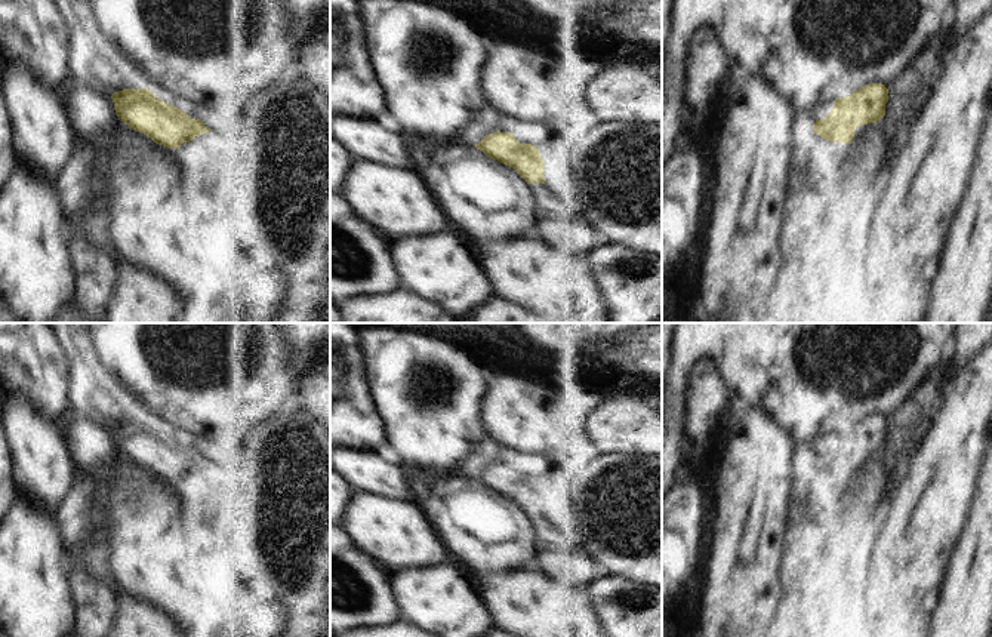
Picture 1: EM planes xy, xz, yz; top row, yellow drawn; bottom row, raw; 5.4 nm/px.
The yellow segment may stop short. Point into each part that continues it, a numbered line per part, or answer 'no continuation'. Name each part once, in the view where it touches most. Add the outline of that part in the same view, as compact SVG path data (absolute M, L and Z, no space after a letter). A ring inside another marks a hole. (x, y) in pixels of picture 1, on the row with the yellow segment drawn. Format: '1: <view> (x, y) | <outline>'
1: xz (569, 83) | M573 44L561 46L554 73L548 81L555 127L545 133L533 133L527 127L512 132L520 144L532 144L543 160L543 178L552 190L567 172L567 153L572 136L592 121L589 114L589 81L600 62L600 53L580 53Z

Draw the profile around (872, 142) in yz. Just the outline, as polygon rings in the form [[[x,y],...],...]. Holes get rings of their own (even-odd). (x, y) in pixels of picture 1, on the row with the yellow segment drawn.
[[[946,25],[928,47],[887,86],[885,116],[877,123],[854,129],[854,138],[847,144],[850,150],[844,159],[851,163],[851,172],[868,185],[872,185],[875,173],[884,166],[887,157],[897,156],[899,148],[905,145],[914,117],[940,79],[948,59],[945,46],[949,37],[949,25]]]

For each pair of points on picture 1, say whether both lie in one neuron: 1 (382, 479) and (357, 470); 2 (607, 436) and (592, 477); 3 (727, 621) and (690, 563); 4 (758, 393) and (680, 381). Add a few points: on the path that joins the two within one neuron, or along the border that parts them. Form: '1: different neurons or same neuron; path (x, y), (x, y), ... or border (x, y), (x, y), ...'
1: same neuron; path (376, 476), (363, 471)
2: different neurons; border (592, 452), (635, 455)
3: different neurons; border (705, 551), (702, 566)
4: same neuron; path (736, 371), (720, 354), (698, 354), (693, 359)

